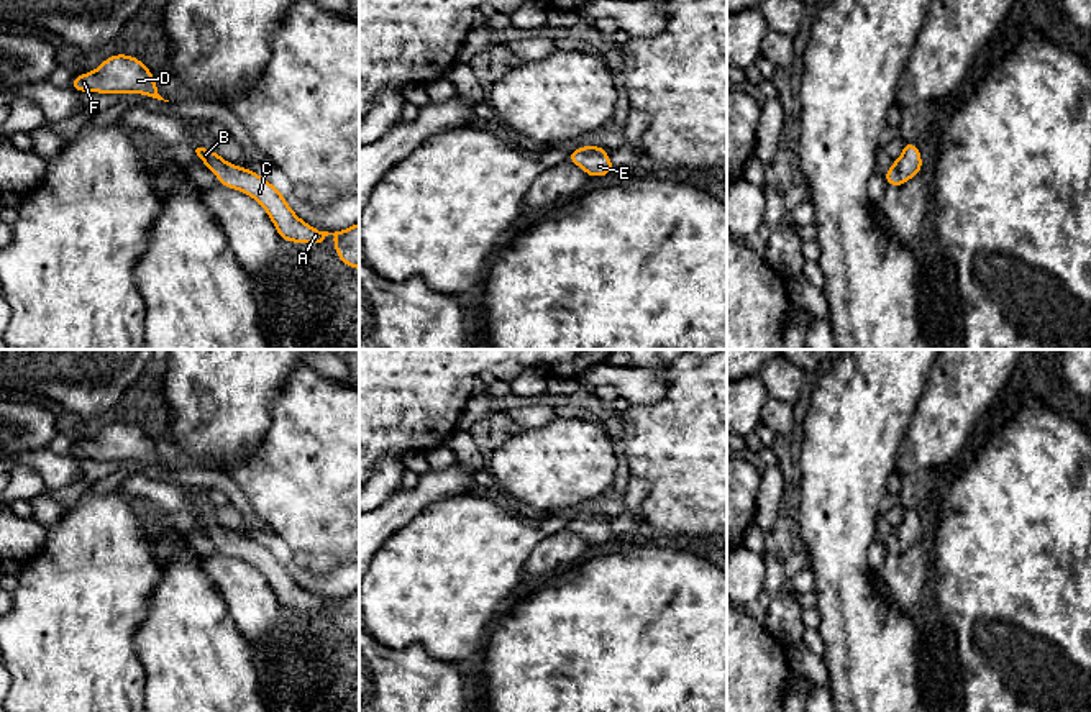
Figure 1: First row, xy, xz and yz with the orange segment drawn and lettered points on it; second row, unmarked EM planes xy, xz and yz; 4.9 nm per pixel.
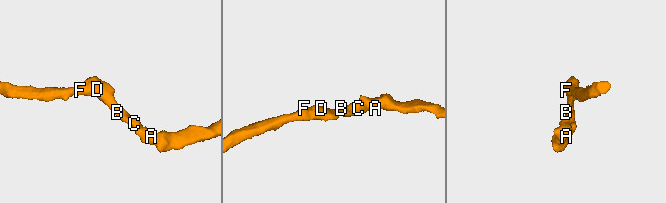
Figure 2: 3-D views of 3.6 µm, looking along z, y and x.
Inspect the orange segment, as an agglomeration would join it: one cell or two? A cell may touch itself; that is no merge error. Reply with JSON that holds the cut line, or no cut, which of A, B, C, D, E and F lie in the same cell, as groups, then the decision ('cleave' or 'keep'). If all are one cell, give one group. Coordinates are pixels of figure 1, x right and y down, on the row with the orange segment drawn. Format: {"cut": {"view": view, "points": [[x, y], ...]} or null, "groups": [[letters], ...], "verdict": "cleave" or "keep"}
{"cut": null, "groups": [["A", "B", "C", "D", "E", "F"]], "verdict": "keep"}

